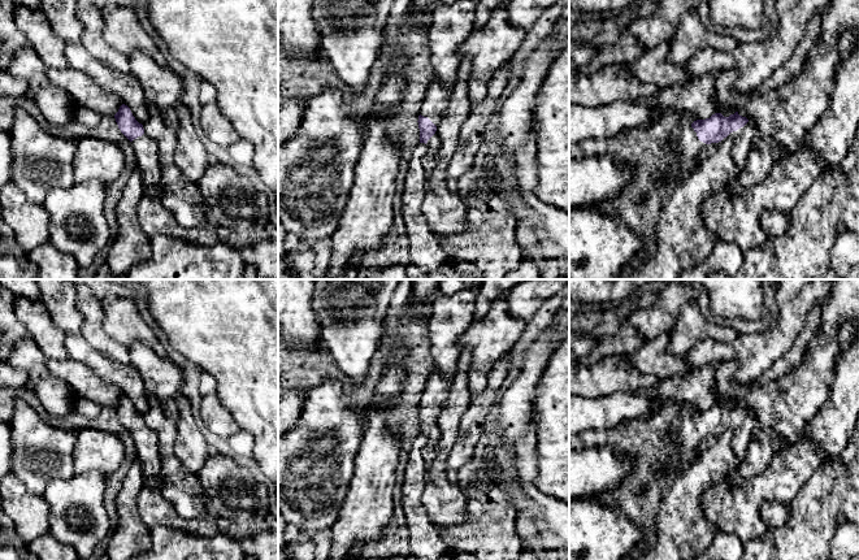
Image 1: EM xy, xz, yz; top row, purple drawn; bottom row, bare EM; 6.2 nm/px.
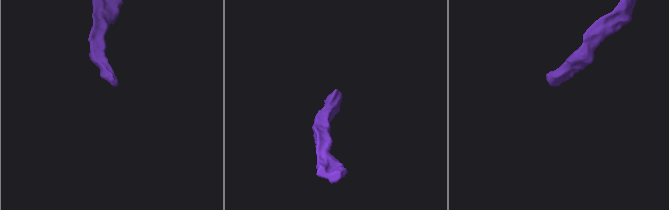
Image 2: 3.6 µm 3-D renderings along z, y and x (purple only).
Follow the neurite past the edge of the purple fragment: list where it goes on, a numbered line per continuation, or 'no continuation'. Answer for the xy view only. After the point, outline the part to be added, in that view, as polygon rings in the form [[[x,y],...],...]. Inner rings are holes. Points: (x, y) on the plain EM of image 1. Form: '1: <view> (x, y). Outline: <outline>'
1: xy (146, 441). Outline: [[[143,425],[134,430],[131,437],[136,448],[136,459],[143,468],[144,483],[155,490],[160,490],[162,476],[157,433]]]

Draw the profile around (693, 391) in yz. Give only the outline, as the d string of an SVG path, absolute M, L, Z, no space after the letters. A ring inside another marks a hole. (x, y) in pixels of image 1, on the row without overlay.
M713 363L699 369L691 369L684 375L661 381L655 386L639 390L637 394L648 399L663 398L674 403L681 412L691 416L697 411L710 409L716 404L716 370L721 363Z

